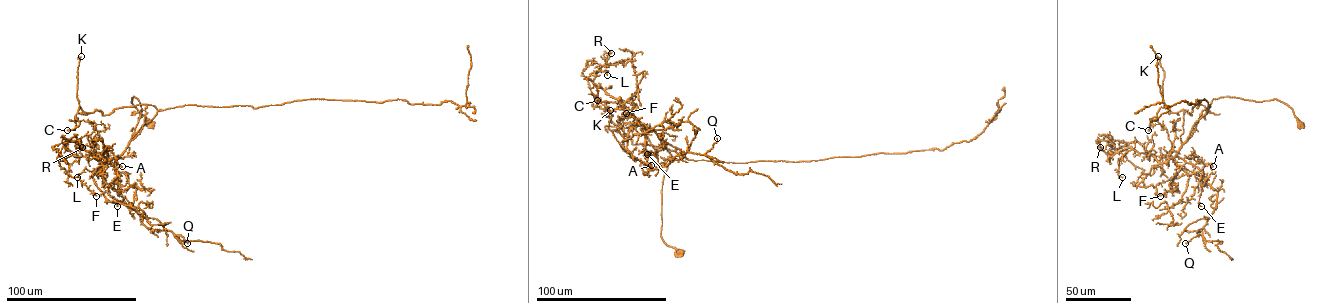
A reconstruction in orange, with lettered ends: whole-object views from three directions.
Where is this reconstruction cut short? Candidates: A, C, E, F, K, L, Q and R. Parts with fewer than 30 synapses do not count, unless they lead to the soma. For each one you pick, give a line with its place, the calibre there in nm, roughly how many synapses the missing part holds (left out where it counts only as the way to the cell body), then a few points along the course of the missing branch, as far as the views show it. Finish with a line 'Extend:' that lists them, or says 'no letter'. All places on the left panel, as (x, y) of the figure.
Extend: no letter

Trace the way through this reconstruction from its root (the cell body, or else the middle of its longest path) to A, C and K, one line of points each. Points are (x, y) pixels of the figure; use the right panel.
A: (1300, 125), (1292, 109), (1276, 99), (1213, 99), (1172, 158), (1188, 174), (1202, 175), (1205, 165), (1213, 166)
C: (1300, 125), (1277, 99), (1225, 96), (1202, 110), (1188, 139), (1203, 105), (1191, 115), (1160, 107), (1148, 130)
K: (1300, 125), (1277, 99), (1225, 96), (1202, 110), (1188, 139), (1205, 107), (1191, 115), (1164, 106), (1158, 56)

